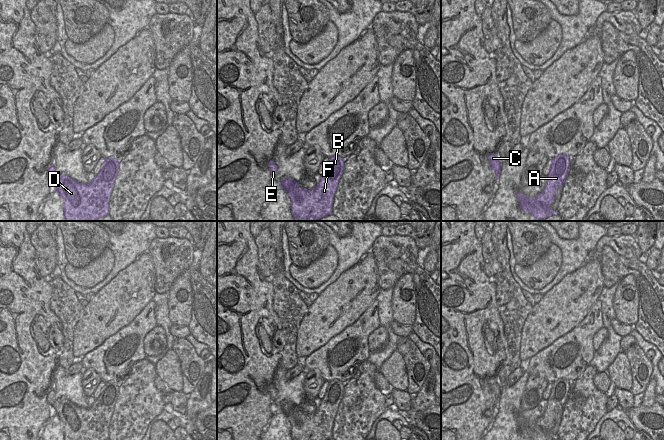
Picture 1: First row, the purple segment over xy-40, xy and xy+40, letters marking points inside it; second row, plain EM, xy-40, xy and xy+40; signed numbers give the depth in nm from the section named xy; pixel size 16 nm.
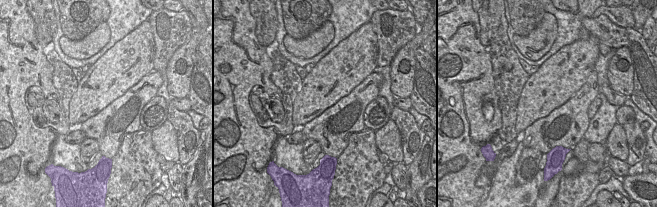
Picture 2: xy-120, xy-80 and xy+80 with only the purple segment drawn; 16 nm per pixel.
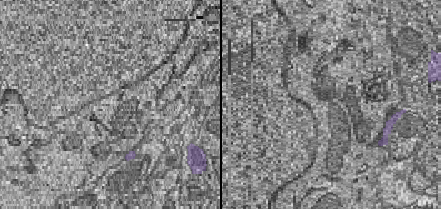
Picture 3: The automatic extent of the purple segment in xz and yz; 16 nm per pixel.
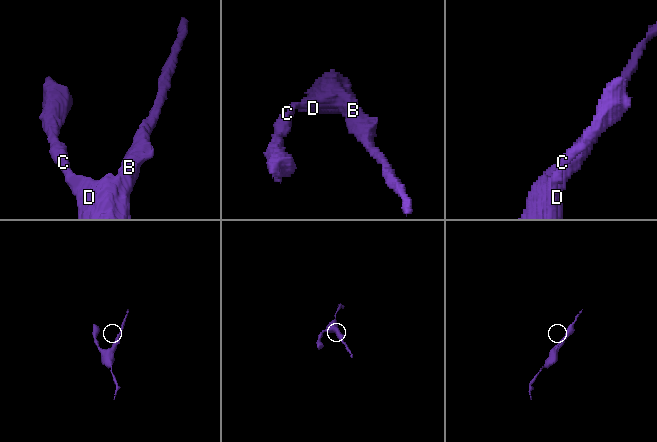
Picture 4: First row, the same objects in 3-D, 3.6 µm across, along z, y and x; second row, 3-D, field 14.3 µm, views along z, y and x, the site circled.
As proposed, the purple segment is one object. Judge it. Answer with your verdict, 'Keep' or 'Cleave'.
Keep

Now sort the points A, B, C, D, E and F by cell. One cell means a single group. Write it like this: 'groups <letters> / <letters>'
groups A B C D E F

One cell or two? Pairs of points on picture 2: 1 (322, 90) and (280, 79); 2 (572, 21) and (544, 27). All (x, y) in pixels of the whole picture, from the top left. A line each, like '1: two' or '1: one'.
1: two
2: two

